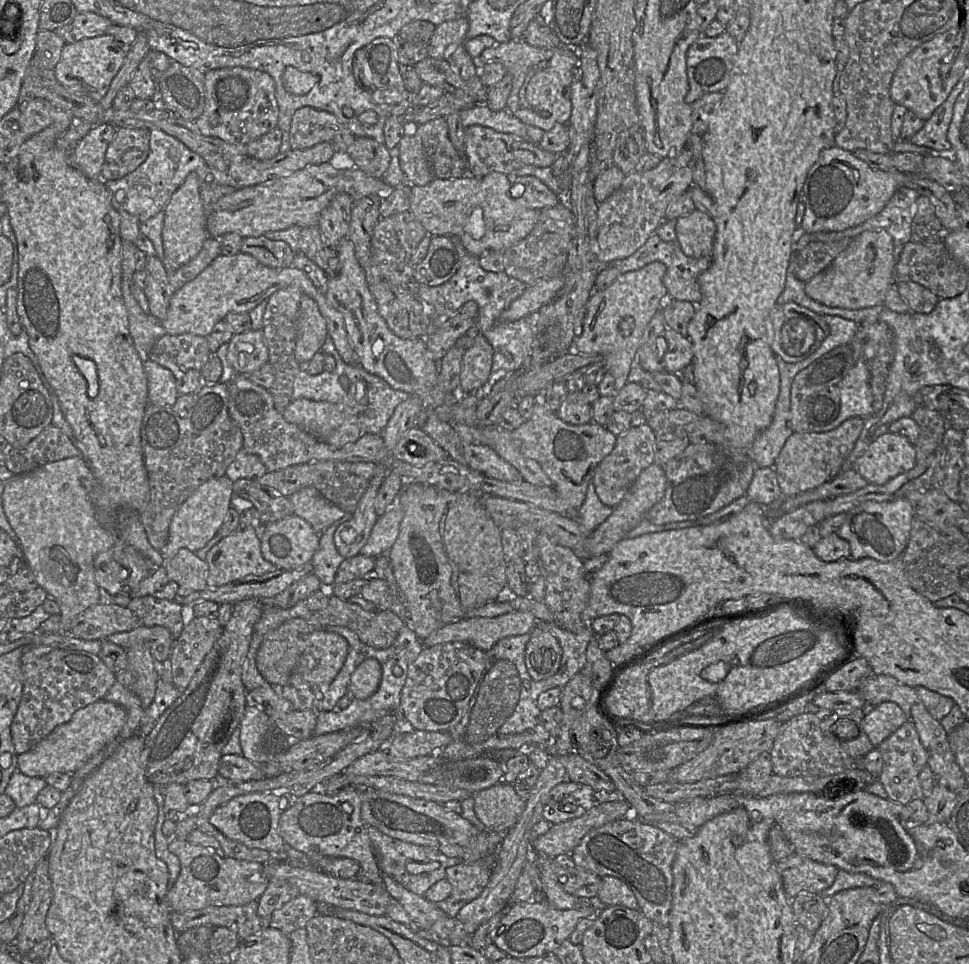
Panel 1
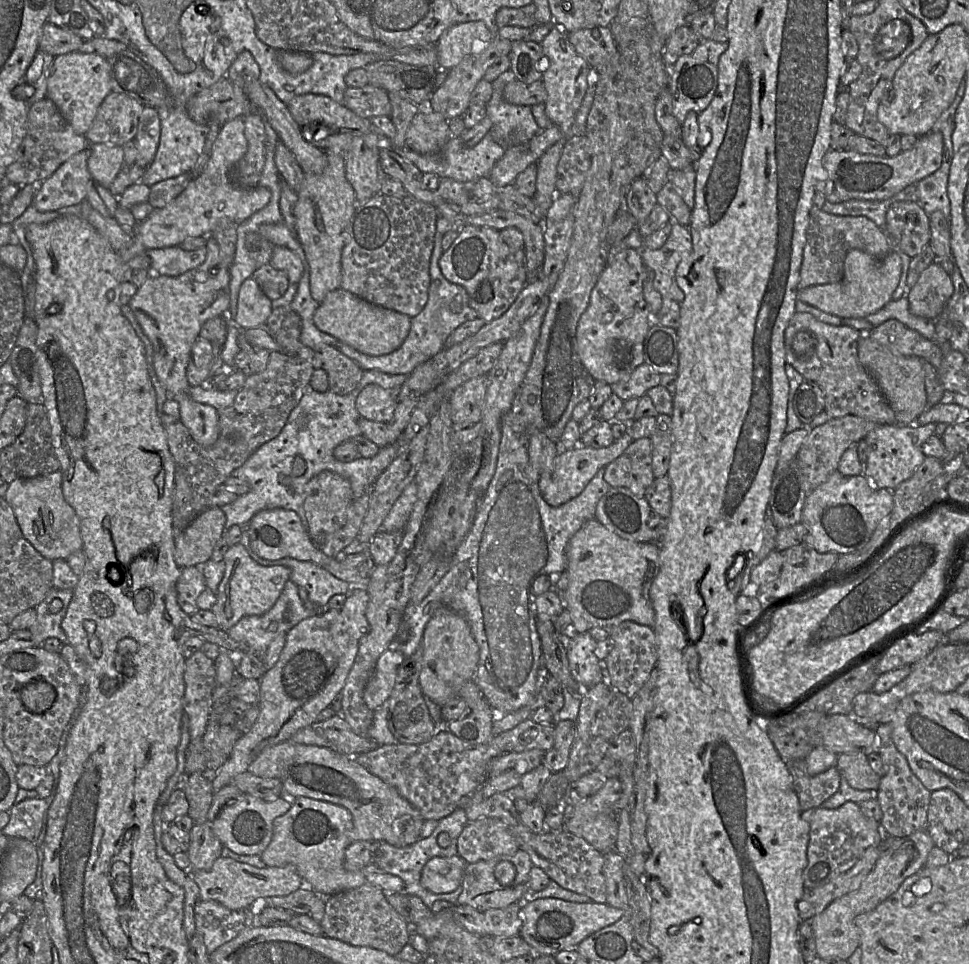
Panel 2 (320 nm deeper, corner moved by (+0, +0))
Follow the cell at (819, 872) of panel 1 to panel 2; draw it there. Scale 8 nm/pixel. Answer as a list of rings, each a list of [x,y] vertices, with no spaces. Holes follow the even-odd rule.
[[[846,802],[836,809],[812,808],[802,811],[801,817],[810,825],[807,866],[803,871],[804,889],[813,889],[828,883],[851,869],[867,848],[885,842],[880,822],[865,816],[855,802]]]

